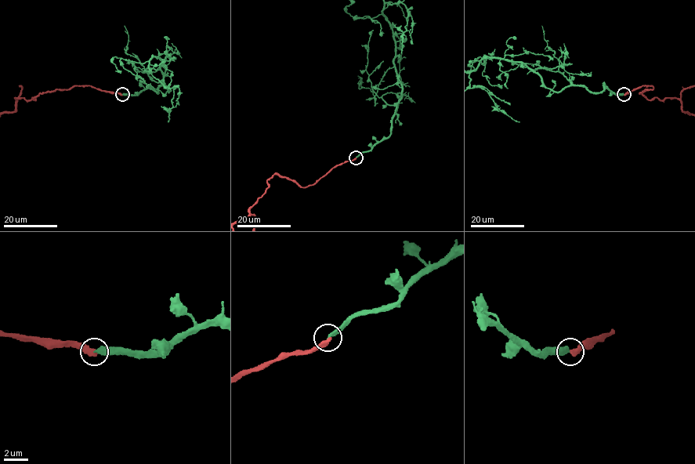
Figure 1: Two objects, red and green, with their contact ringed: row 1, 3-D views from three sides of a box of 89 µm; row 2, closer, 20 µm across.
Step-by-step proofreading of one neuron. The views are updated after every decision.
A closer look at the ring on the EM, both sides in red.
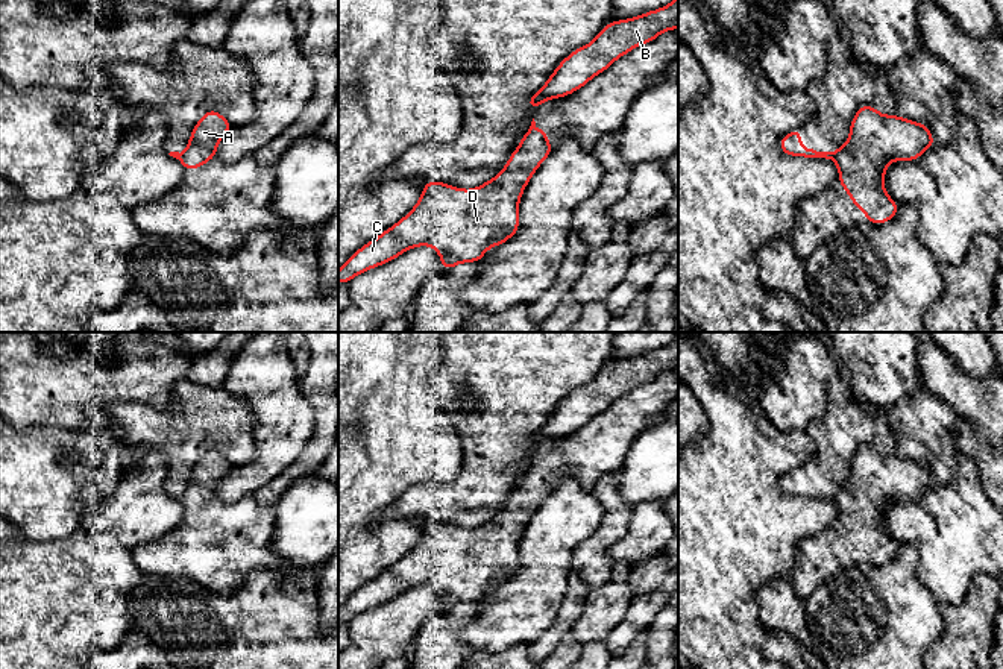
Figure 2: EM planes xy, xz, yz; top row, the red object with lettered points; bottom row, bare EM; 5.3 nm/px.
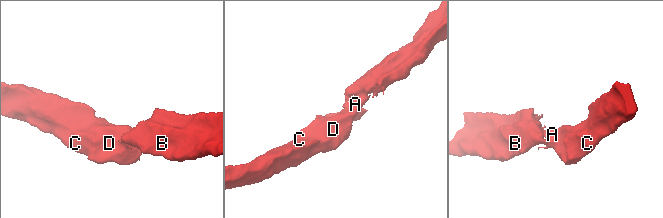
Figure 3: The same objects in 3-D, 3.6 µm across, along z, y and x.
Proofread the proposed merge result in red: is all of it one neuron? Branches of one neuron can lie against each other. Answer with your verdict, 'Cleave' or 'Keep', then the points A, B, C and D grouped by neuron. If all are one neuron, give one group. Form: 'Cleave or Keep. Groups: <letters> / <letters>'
Cleave. Groups: A C D / B

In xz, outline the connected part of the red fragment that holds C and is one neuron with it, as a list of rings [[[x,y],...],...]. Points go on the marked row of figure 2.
[[[533,118],[493,179],[473,190],[426,181],[413,209],[360,247],[338,270],[338,282],[346,285],[357,275],[417,246],[434,247],[445,272],[461,262],[481,261],[487,249],[517,234],[522,193],[552,150],[546,130],[537,129]]]

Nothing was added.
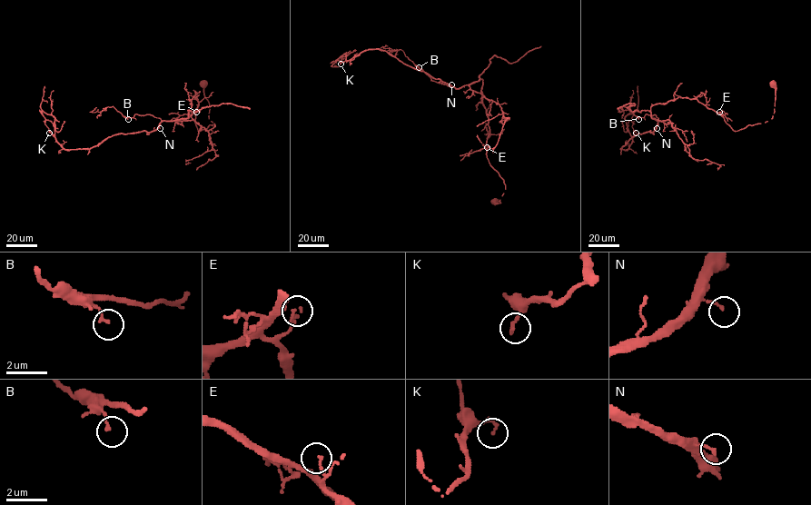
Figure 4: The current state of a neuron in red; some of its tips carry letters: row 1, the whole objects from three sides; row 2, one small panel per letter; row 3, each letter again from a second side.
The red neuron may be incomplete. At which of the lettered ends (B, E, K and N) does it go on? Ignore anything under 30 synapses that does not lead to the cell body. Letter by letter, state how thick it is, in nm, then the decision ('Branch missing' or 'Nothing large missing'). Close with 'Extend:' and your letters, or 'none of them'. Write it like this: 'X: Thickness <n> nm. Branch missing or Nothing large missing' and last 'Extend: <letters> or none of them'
B: Thickness 140 nm. Nothing large missing
E: Thickness 80 nm. Nothing large missing
K: Thickness 140 nm. Nothing large missing
N: Thickness 140 nm. Nothing large missing
Extend: none of them

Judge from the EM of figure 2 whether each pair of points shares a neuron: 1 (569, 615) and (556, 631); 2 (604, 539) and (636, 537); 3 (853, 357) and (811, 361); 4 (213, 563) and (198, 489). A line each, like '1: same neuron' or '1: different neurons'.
1: same neuron
2: different neurons
3: different neurons
4: same neuron

